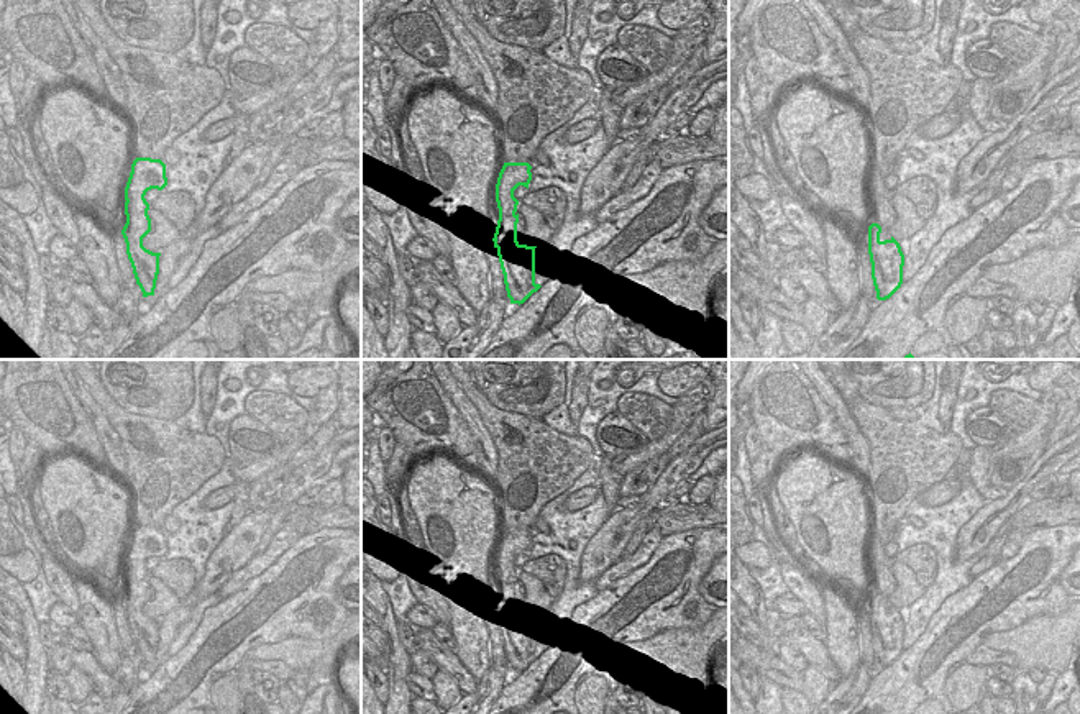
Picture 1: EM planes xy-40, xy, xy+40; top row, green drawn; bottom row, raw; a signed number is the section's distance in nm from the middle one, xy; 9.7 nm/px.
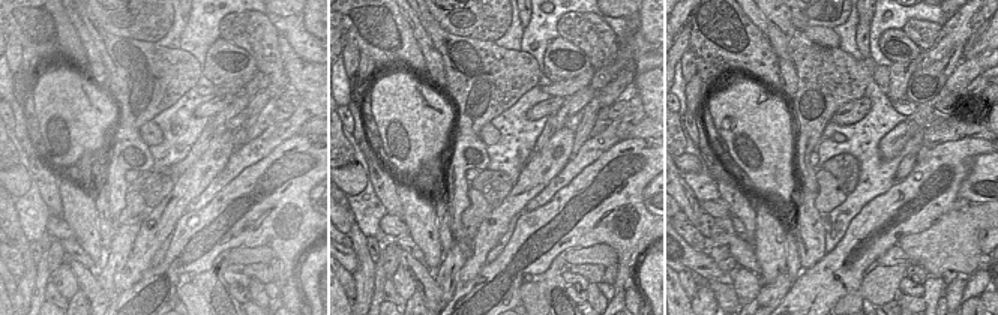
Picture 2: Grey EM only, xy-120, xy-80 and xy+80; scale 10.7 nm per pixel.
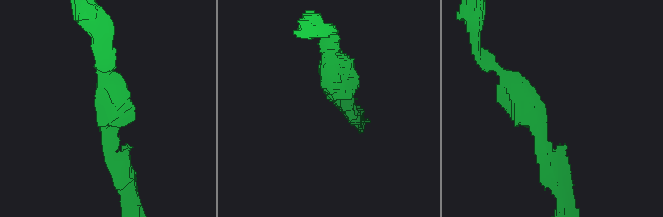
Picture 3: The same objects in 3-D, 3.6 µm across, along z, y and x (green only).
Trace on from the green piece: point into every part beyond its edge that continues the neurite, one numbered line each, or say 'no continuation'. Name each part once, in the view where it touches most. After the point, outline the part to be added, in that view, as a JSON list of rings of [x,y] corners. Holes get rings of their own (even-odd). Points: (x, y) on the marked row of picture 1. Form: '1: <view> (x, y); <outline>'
no continuation

